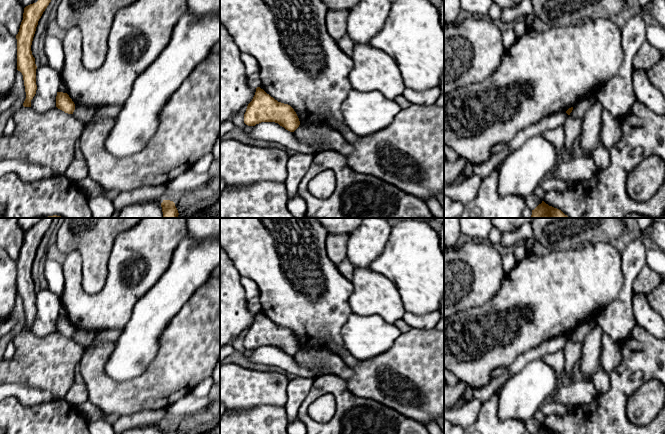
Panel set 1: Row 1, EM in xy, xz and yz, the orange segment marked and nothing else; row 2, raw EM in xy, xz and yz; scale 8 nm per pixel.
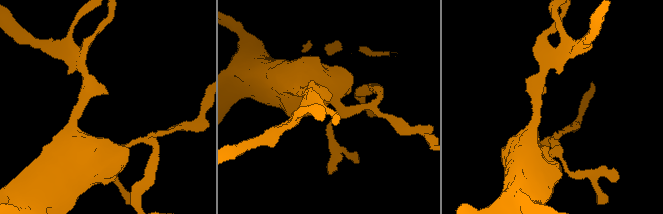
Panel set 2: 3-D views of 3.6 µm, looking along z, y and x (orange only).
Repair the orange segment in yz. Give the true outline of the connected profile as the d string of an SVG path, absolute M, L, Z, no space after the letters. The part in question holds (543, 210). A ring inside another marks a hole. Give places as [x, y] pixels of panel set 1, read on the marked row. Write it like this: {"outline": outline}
{"outline": "M544 201L539 204L534 210L530 218L569 218L561 210L549 206Z"}

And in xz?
{"outline": "M257 87L244 114L244 123L255 126L261 122L278 123L290 132L294 132L300 125L299 118L290 105L278 102L263 89Z"}

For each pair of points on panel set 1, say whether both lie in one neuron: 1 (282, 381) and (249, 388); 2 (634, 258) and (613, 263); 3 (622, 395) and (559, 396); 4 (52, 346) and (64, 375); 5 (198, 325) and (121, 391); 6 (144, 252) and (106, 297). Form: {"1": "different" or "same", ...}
{"1": "same", "2": "different", "3": "different", "4": "same", "5": "same", "6": "same"}

